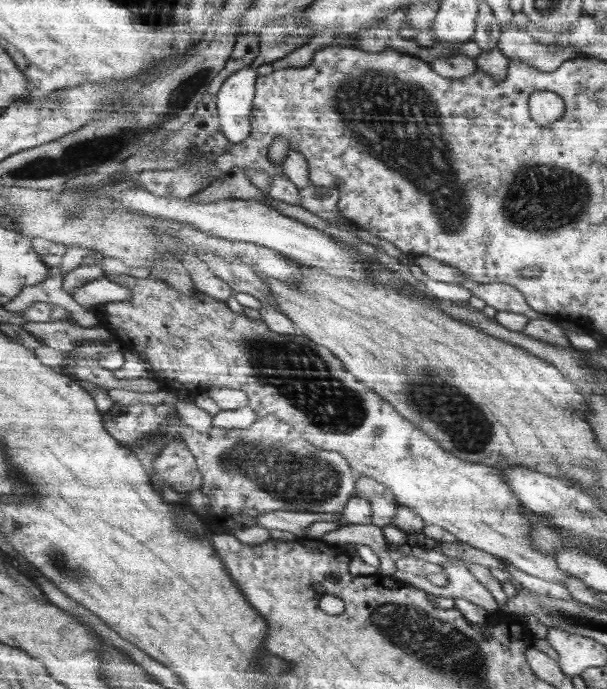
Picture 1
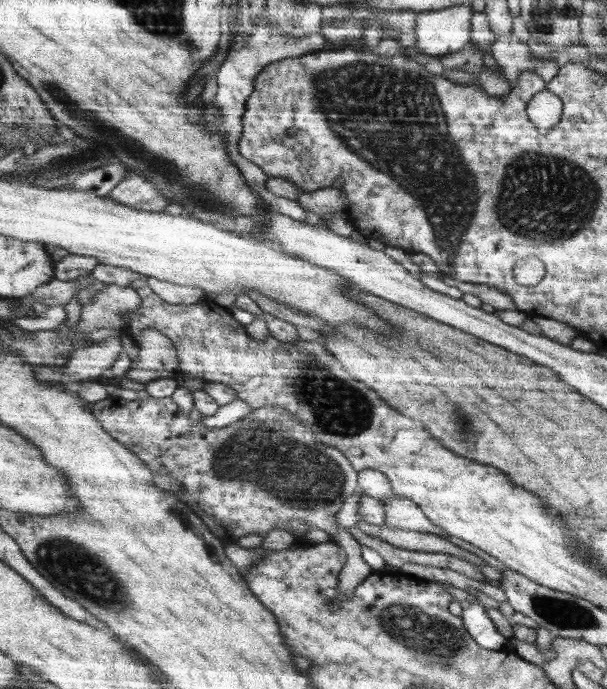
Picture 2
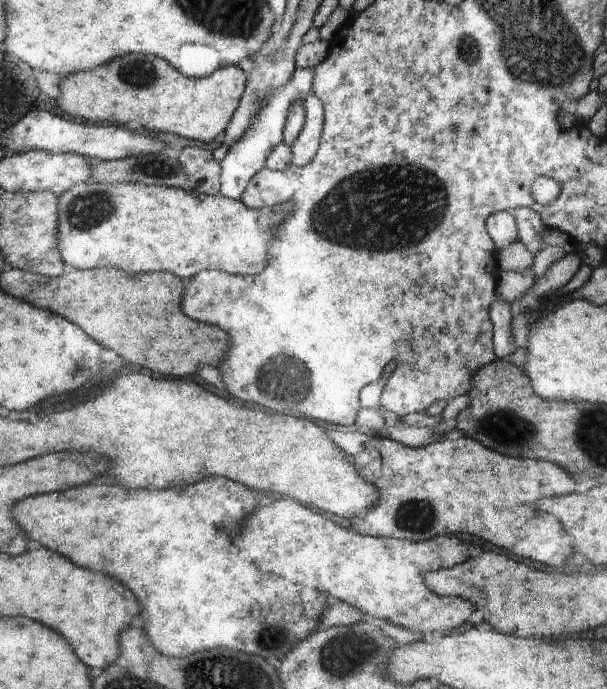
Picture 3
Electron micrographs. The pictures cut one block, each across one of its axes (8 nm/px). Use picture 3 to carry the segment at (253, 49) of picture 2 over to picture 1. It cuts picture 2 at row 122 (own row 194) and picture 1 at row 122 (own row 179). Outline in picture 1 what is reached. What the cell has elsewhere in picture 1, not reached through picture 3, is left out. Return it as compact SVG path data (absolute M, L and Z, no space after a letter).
M251 67L232 72L217 94L217 111L224 136L229 144L239 144L251 136L251 114L259 74Z

